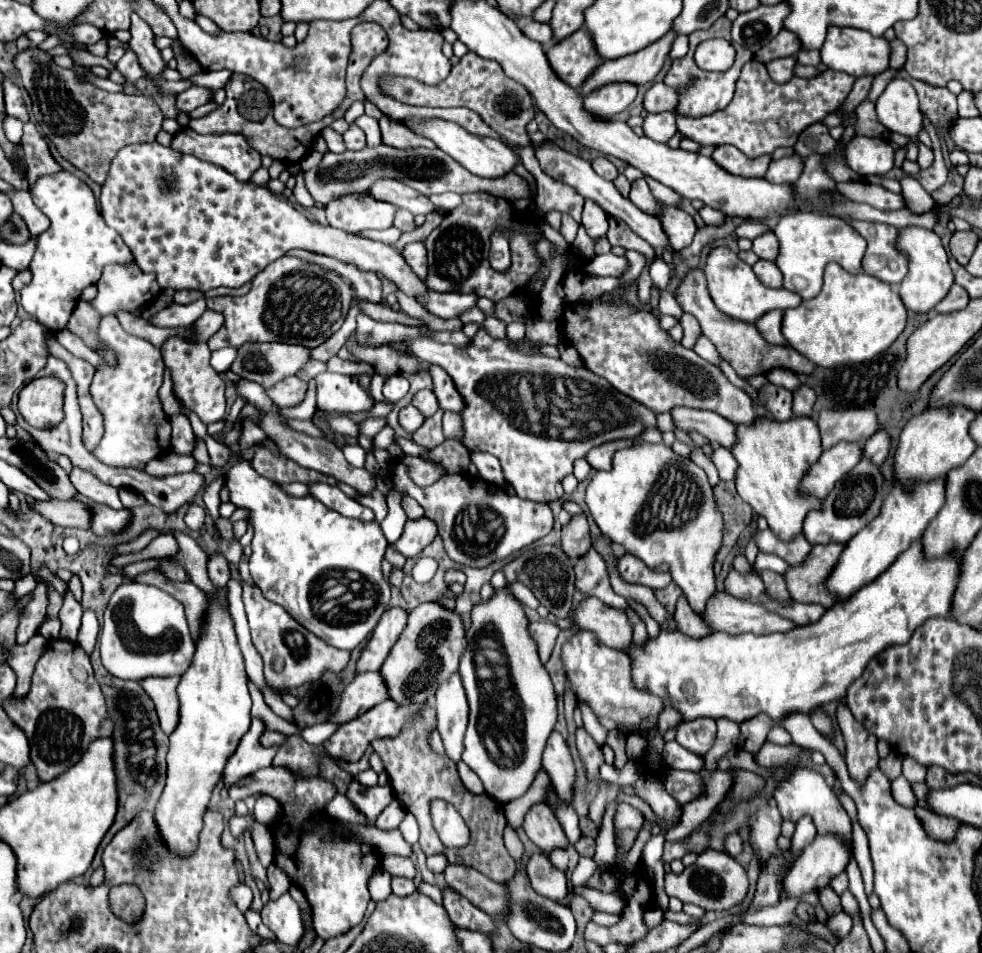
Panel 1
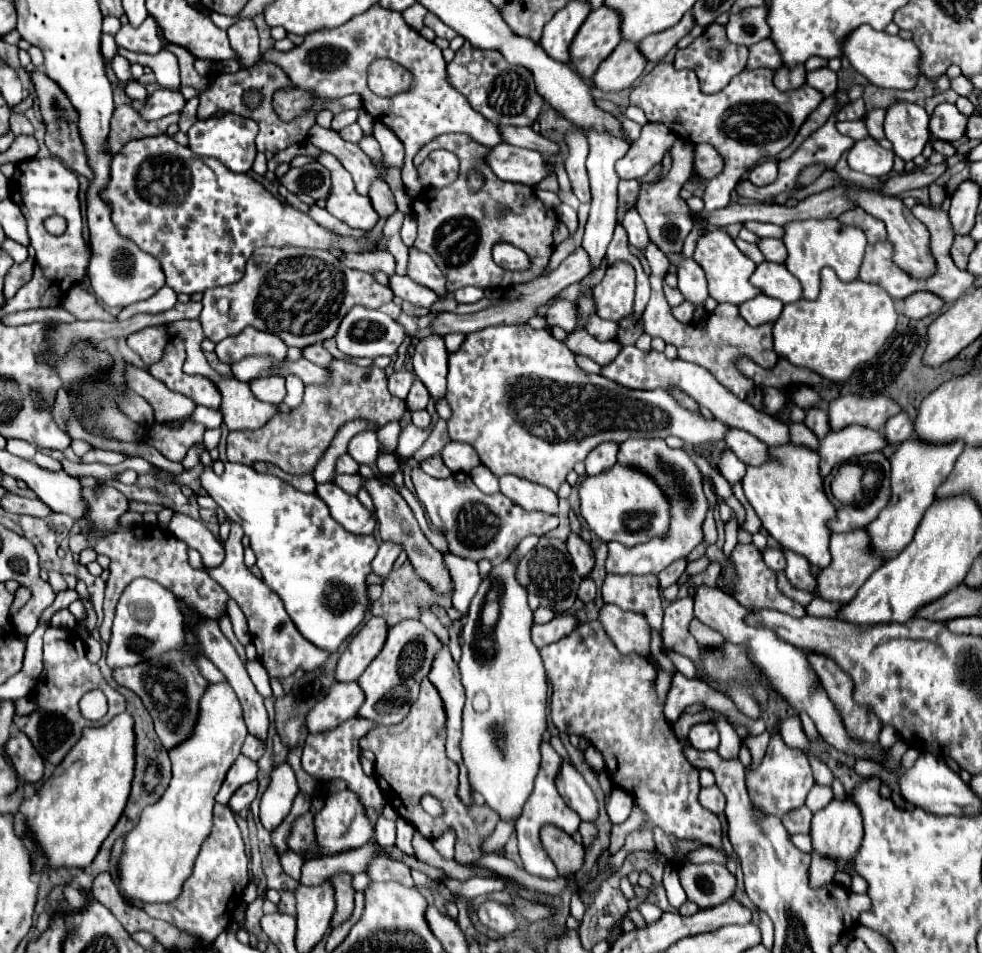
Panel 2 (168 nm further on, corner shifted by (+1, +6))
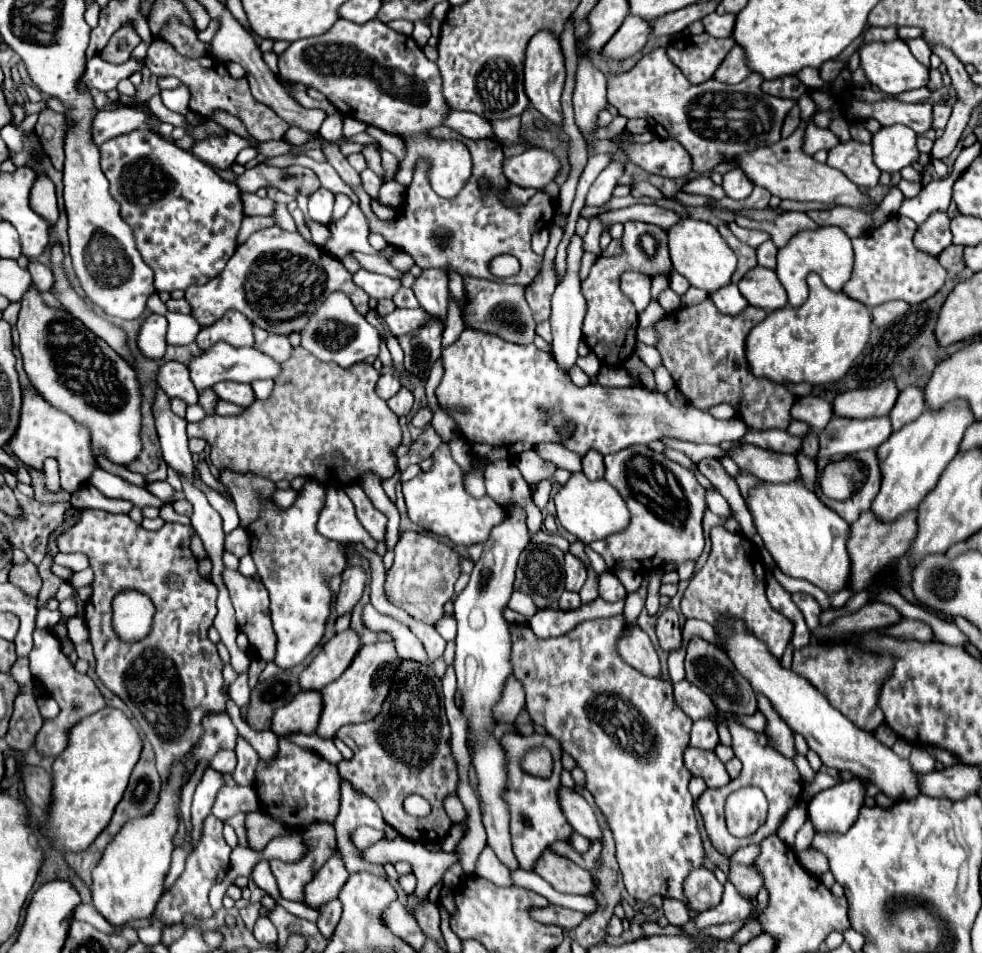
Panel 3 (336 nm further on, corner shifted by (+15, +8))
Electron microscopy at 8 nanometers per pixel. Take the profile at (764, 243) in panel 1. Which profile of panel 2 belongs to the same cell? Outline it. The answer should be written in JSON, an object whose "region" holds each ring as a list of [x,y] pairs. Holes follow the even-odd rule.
{"region":[[[761,238],[757,242],[759,250],[763,252],[765,260],[771,260],[771,262],[783,262],[785,256],[787,256],[787,250],[783,246],[783,242],[779,238]]]}

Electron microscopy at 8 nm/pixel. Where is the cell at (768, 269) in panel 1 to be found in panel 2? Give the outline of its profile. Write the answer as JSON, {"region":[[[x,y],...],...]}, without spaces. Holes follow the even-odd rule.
{"region":[[[761,262],[753,276],[751,276],[753,286],[761,288],[763,294],[779,298],[783,304],[795,302],[801,298],[801,284],[795,280],[793,274],[785,268],[785,264],[775,264],[775,262]]]}

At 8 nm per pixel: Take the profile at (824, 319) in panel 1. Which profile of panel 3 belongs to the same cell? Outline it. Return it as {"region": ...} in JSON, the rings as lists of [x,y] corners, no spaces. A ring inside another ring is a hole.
{"region":[[[809,274],[809,298],[805,300],[803,306],[793,308],[785,306],[781,310],[773,310],[767,314],[763,322],[759,322],[747,336],[747,346],[745,346],[745,356],[747,364],[753,376],[757,378],[767,378],[773,384],[799,384],[799,382],[809,382],[813,386],[823,386],[841,380],[855,358],[861,354],[869,340],[871,332],[871,312],[863,304],[857,304],[855,300],[849,300],[843,292],[831,292],[823,280],[817,274]]]}

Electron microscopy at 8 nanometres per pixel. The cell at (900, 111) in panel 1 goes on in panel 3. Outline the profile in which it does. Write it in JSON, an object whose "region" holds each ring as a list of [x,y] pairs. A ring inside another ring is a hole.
{"region":[[[901,124],[881,128],[877,134],[873,134],[873,158],[877,168],[893,174],[915,164],[919,160],[915,138],[915,132],[911,128],[903,128]]]}

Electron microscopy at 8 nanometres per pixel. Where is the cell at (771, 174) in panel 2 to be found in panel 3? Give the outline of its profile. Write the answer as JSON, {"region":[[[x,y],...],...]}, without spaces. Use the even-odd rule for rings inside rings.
{"region":[[[735,168],[723,176],[723,190],[725,190],[727,198],[745,200],[751,194],[753,184],[749,184],[749,180],[745,180],[745,176],[741,176],[741,172],[737,172],[737,168]]]}

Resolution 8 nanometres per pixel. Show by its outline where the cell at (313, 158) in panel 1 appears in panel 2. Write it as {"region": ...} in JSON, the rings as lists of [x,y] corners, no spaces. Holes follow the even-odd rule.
{"region":[[[321,152],[317,156],[317,162],[321,162],[325,168],[329,168],[331,180],[333,180],[331,196],[327,200],[327,212],[333,214],[335,218],[343,220],[351,228],[371,230],[379,222],[379,214],[375,212],[371,198],[361,196],[355,190],[351,174],[347,174],[347,170],[343,170],[341,162],[333,154]]]}

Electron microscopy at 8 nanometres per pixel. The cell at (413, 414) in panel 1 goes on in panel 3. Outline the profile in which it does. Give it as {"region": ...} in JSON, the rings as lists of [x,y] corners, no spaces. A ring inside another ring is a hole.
{"region":[[[423,406],[415,416],[413,416],[413,426],[417,426],[417,428],[425,428],[429,422],[431,422],[431,418],[433,418],[433,410],[429,408],[429,406]]]}

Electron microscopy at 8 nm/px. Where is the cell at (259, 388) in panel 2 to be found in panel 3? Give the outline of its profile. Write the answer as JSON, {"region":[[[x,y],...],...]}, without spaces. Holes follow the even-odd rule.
{"region":[[[225,382],[225,384],[215,384],[211,390],[219,400],[225,400],[225,402],[231,402],[231,404],[237,404],[243,408],[247,408],[255,400],[251,384]]]}

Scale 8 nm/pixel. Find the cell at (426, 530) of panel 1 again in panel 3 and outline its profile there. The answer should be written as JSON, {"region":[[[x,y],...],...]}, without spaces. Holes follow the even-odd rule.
{"region":[[[347,568],[343,572],[343,582],[341,588],[335,596],[335,612],[337,616],[349,614],[353,606],[359,602],[363,588],[365,588],[365,570],[363,568]]]}

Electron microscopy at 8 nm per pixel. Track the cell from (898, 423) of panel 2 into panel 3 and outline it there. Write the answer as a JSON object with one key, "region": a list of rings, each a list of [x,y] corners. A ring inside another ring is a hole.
{"region":[[[907,386],[901,394],[897,404],[893,406],[889,418],[893,424],[893,430],[899,430],[905,422],[915,420],[923,410],[927,408],[925,404],[925,394],[919,386]]]}

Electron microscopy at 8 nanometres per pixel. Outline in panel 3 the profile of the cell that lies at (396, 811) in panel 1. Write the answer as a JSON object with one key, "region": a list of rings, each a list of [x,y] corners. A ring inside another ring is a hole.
{"region":[[[359,826],[359,828],[355,828],[353,830],[353,836],[351,836],[351,840],[355,842],[355,846],[357,848],[367,848],[367,846],[371,846],[371,844],[375,844],[375,842],[379,842],[383,838],[383,832],[379,832],[379,830],[373,830],[373,828],[369,828],[369,826]]]}

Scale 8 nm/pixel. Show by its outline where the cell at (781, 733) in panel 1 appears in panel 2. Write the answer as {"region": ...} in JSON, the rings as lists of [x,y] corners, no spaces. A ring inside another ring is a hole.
{"region":[[[675,672],[673,684],[665,702],[665,718],[667,722],[675,722],[685,706],[691,704],[703,704],[705,708],[713,708],[717,712],[725,714],[732,722],[744,726],[750,736],[756,736],[766,730],[766,725],[762,718],[756,720],[743,715],[737,710],[733,700],[729,700],[725,694],[719,694],[711,690],[705,682],[701,680],[689,680],[681,672]]]}

